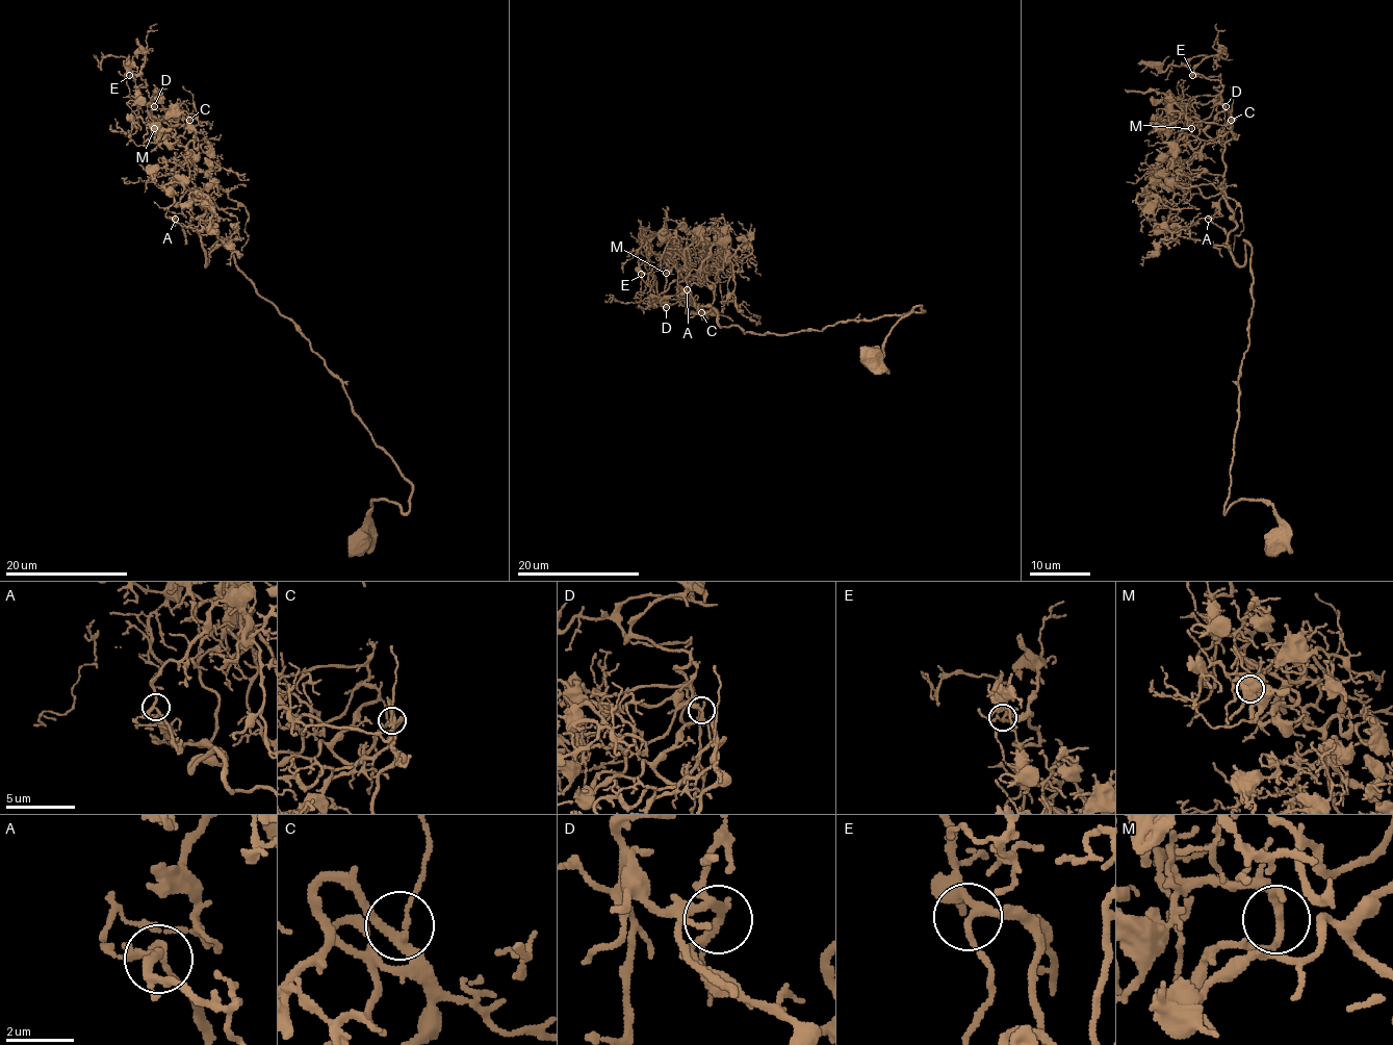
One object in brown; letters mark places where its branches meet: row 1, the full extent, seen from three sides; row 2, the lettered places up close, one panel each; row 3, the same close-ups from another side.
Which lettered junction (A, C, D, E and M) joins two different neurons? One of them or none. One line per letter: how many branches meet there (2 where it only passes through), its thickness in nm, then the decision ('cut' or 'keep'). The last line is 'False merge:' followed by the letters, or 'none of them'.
A: 3 branches meet; 200 nm thick; keep
C: 3 branches meet; 190 nm thick; keep
D: 3 branches meet; 220 nm thick; keep
E: 3 branches meet; 200 nm thick; keep
M: 3 branches meet; 220 nm thick; keep
False merge: none of them

